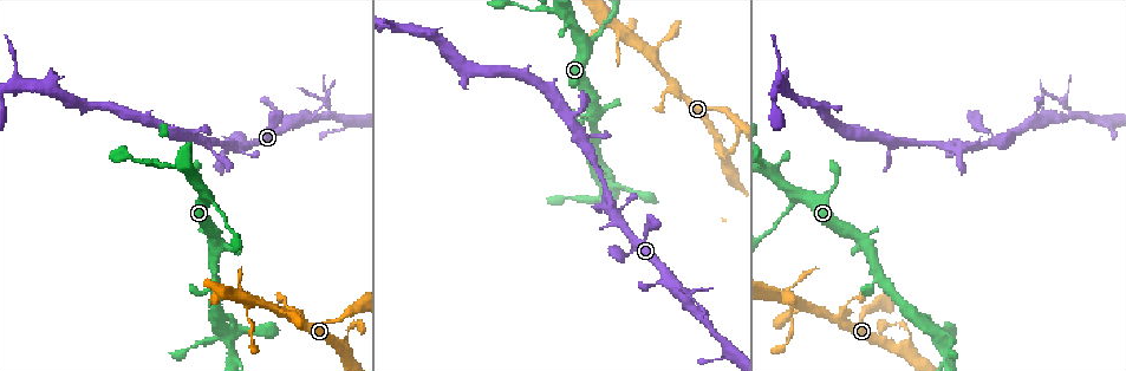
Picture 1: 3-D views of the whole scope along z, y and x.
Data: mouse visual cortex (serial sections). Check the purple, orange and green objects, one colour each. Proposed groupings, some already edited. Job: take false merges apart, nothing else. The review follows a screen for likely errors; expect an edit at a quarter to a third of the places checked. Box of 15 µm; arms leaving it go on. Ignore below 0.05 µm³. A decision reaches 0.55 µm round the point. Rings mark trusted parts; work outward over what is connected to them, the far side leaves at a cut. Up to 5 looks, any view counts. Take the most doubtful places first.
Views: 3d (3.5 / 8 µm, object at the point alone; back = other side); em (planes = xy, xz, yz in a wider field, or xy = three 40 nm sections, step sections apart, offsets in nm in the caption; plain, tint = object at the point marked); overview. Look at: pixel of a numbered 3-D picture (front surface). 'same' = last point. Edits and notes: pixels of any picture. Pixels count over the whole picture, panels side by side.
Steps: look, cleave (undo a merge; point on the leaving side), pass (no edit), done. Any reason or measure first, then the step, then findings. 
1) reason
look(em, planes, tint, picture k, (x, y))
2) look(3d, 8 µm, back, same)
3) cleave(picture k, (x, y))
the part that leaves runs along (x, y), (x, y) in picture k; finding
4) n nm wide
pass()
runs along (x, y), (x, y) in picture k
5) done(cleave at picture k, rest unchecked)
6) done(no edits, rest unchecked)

arms part here
look(3d, 3.5 µm, back, picture 1, (702, 320))

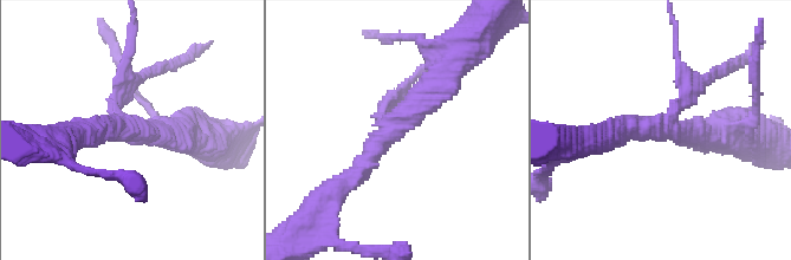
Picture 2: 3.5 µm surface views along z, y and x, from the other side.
3 arms; arms of 200, 250, 400 nm; shape alone is not enough
look(em, xy, step 3, tint, picture 2, (664, 131))

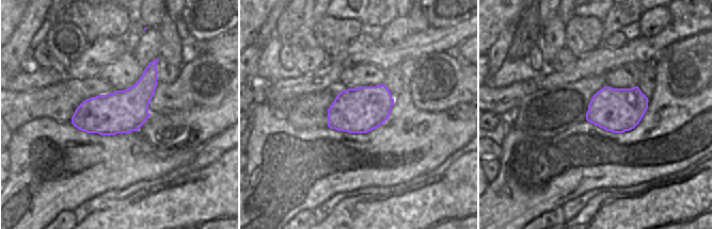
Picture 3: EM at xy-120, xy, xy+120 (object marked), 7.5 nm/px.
340 nm wide
cleave(picture 2, (707, 80))
the part that leaves runs along (676, 111), (698, 78), (746, 57) in picture 2; a second cell is stuck on

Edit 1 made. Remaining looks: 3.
look(overview)

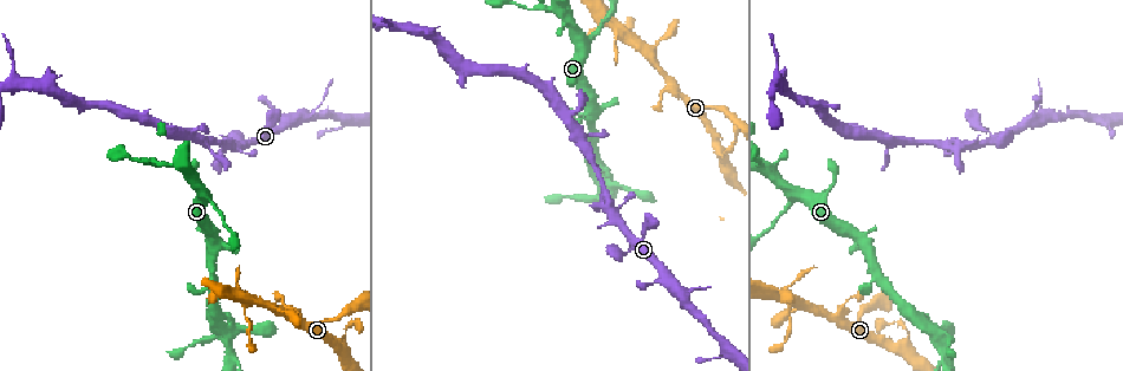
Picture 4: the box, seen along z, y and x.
sharp bend
look(em, xy, step 2, tint, picture 4, (586, 142))

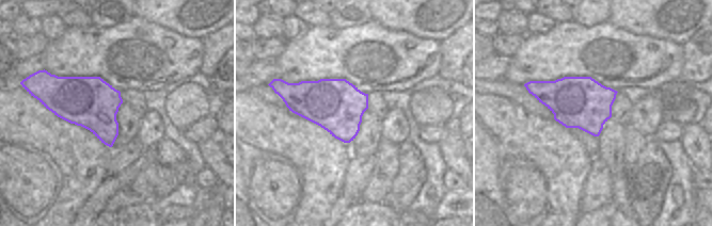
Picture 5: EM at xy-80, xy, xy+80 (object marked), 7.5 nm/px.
wider look
look(3d, 3.5 µm, back, same)

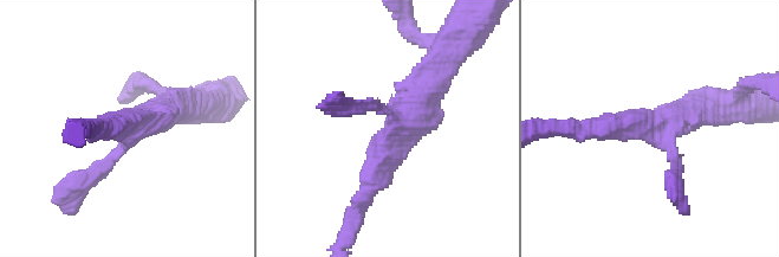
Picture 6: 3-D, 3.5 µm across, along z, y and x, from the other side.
3 arms; arms of 150, 300, 450 nm
pass()
runs along (364, 201), (390, 134), (437, 74) in picture 6; all the same cell

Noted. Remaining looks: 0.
done(cleave at picture 2, rest unchecked)

